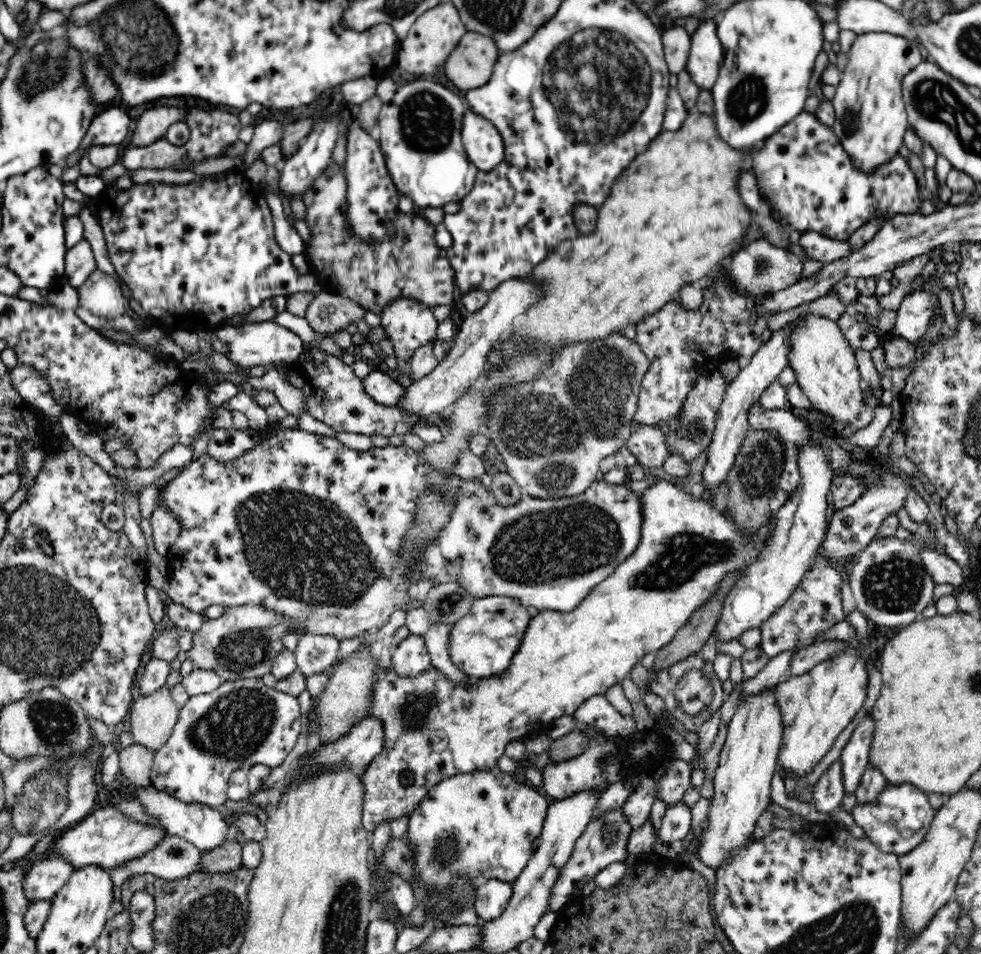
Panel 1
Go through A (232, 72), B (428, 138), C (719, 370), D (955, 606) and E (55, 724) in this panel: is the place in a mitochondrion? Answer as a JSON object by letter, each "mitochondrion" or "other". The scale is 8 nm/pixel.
{"A":"other","B":"mitochondrion","C":"other","D":"other","E":"mitochondrion"}

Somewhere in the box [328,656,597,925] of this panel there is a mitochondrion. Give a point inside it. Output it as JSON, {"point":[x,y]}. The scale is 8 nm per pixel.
{"point":[414,710]}

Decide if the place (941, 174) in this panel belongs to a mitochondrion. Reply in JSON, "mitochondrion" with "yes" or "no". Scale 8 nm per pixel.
{"mitochondrion":"no"}

